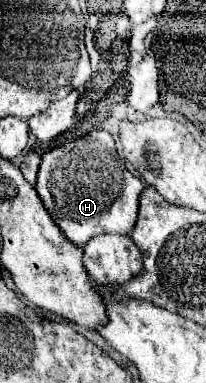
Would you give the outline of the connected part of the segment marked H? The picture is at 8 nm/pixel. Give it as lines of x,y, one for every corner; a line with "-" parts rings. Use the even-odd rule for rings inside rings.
77,126
67,132
71,134
73,142
45,152
35,186
51,218
57,222
57,226
61,226
63,234
77,246
85,246
93,236
99,234
131,234
137,222
139,194
143,190
141,178
133,176
125,168
123,158
117,154
113,136
109,132
91,130
91,126
89,130
81,130

